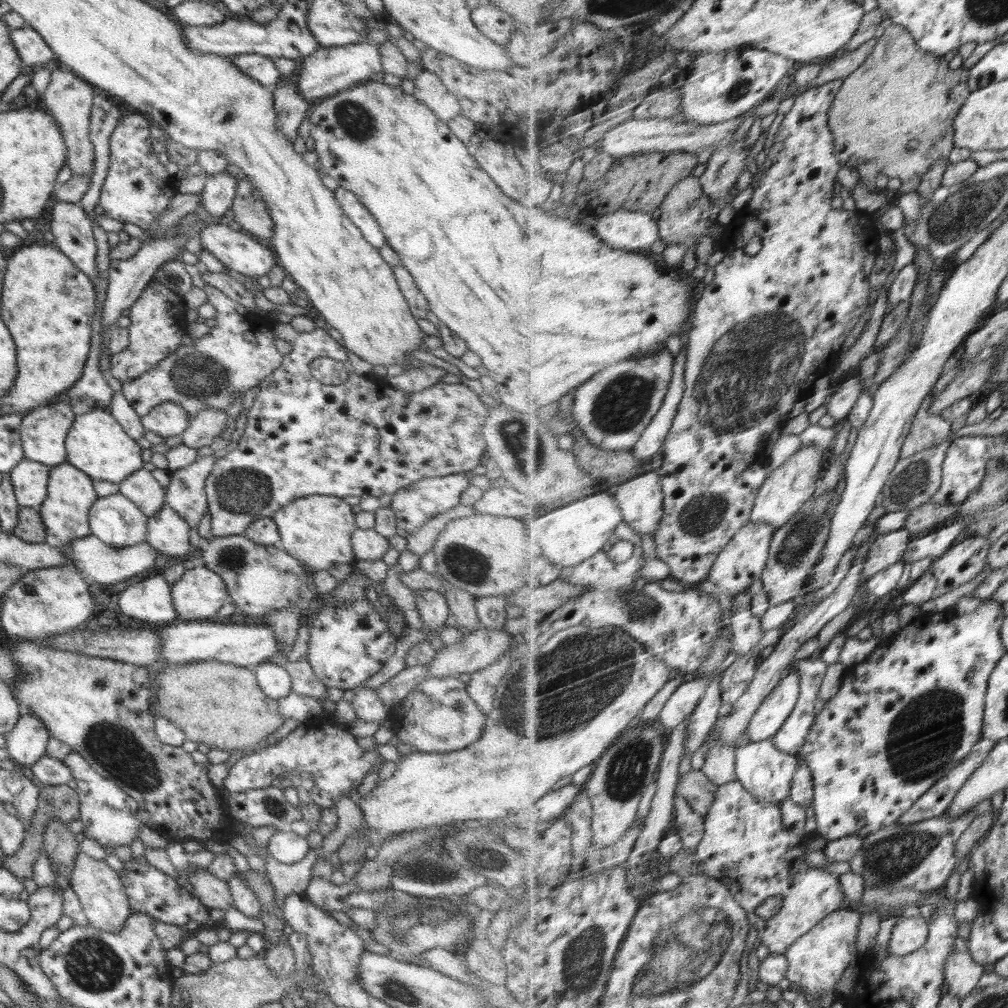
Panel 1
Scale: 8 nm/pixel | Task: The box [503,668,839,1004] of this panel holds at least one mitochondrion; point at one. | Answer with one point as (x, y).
(684, 950)

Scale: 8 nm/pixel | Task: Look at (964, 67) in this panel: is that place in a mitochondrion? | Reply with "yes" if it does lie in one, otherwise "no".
no

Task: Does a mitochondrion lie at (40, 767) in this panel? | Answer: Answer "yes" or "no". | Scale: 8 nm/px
no

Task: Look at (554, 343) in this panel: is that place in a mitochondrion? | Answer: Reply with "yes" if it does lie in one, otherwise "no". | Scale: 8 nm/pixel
no

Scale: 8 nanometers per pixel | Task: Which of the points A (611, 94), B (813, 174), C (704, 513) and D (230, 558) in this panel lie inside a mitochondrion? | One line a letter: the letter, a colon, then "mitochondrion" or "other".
A: other
B: other
C: mitochondrion
D: mitochondrion

